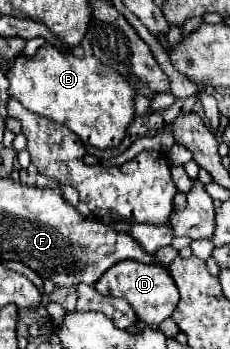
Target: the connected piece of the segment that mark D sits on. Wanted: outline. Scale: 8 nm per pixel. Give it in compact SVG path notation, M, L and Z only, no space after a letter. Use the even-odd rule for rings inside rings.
M165 247L165 249L159 249L155 253L155 263L139 263L135 259L127 259L127 261L121 261L117 265L113 265L111 269L107 269L103 273L103 277L95 283L95 289L101 293L101 295L111 295L111 297L121 297L125 299L133 311L137 313L137 317L151 329L159 329L159 325L171 317L171 313L175 311L177 307L177 301L179 301L179 291L175 287L175 281L171 279L171 273L169 273L169 267L173 263L173 259L177 257L179 251L171 249L171 247Z

